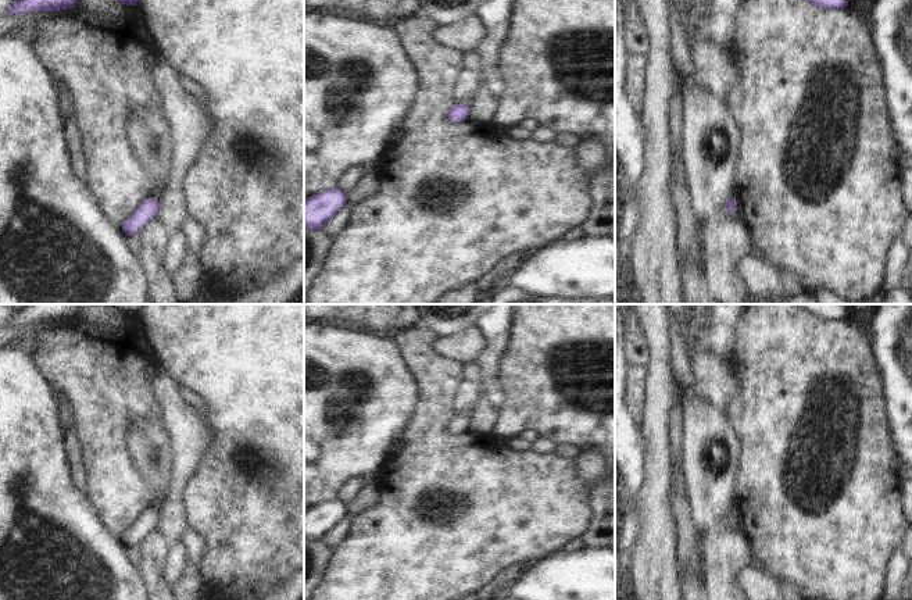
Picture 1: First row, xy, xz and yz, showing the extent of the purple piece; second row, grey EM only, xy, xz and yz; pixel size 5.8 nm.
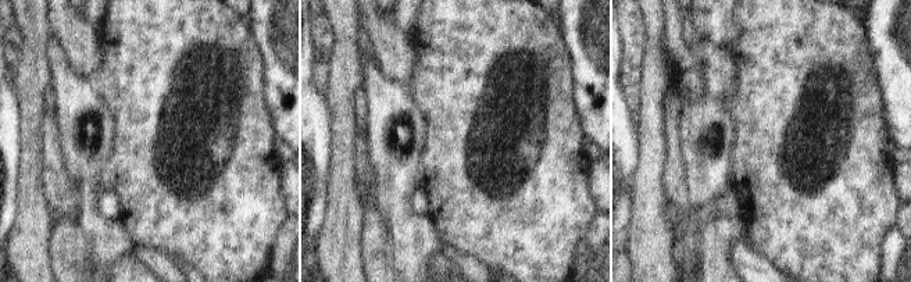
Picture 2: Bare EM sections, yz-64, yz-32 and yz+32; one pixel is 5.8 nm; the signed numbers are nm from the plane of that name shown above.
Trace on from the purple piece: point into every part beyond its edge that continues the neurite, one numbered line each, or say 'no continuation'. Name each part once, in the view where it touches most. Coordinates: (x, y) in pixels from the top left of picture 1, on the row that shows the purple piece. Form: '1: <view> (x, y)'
no continuation

